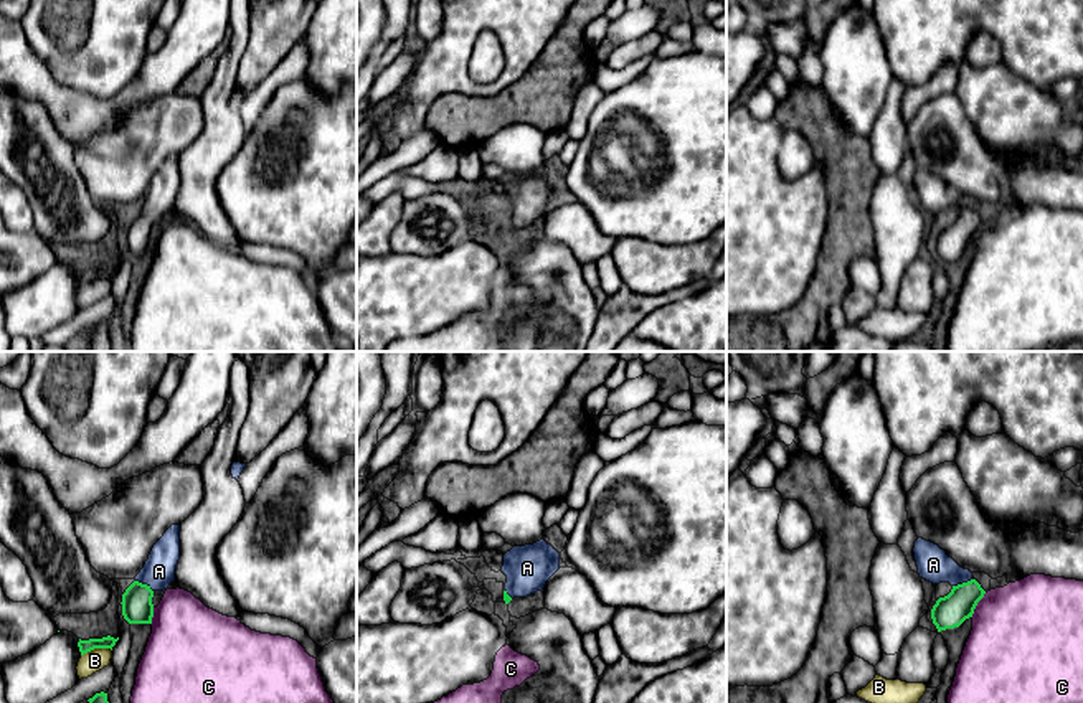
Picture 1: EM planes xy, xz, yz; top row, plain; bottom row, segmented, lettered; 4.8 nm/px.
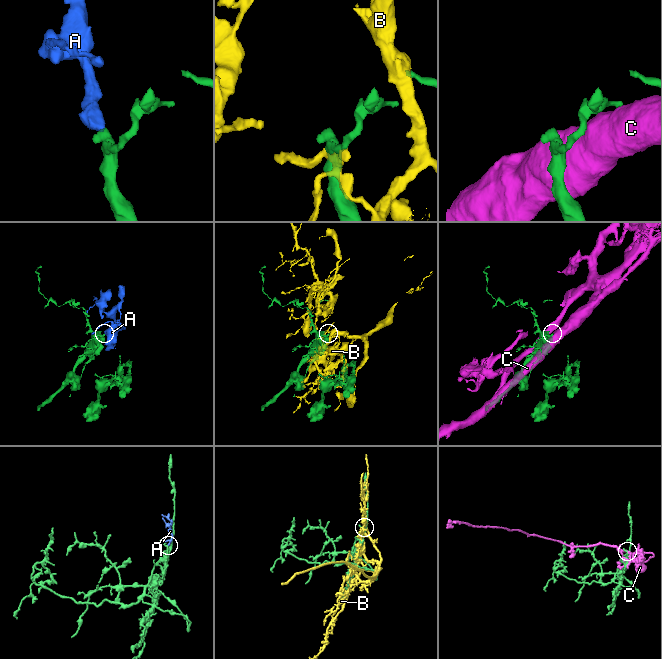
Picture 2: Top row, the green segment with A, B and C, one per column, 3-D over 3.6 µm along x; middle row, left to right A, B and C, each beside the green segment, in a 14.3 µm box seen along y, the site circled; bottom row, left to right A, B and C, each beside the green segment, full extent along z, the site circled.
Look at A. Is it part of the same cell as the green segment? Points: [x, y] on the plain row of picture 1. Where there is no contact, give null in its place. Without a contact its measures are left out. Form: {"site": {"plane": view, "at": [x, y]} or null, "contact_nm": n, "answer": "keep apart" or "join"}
{"site": {"plane": "yz", "at": [963, 213]}, "contact_nm": 110, "answer": "join"}

